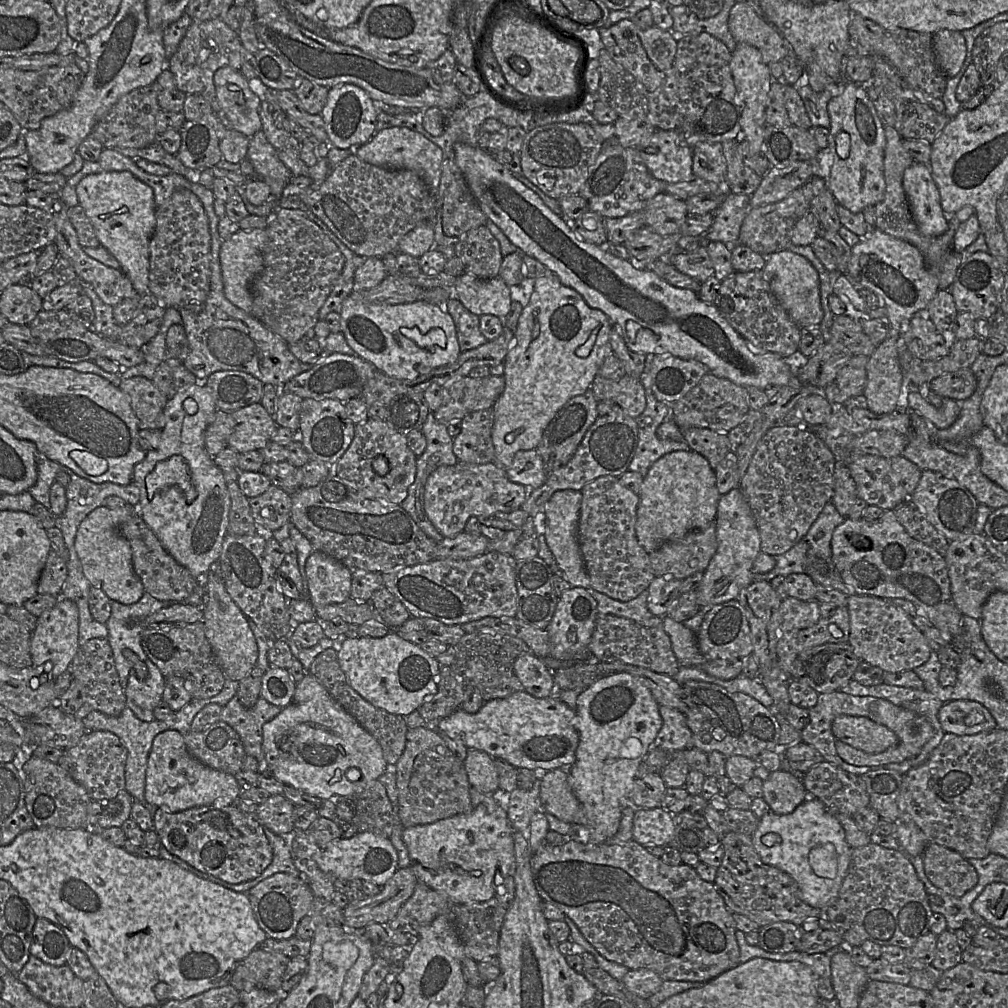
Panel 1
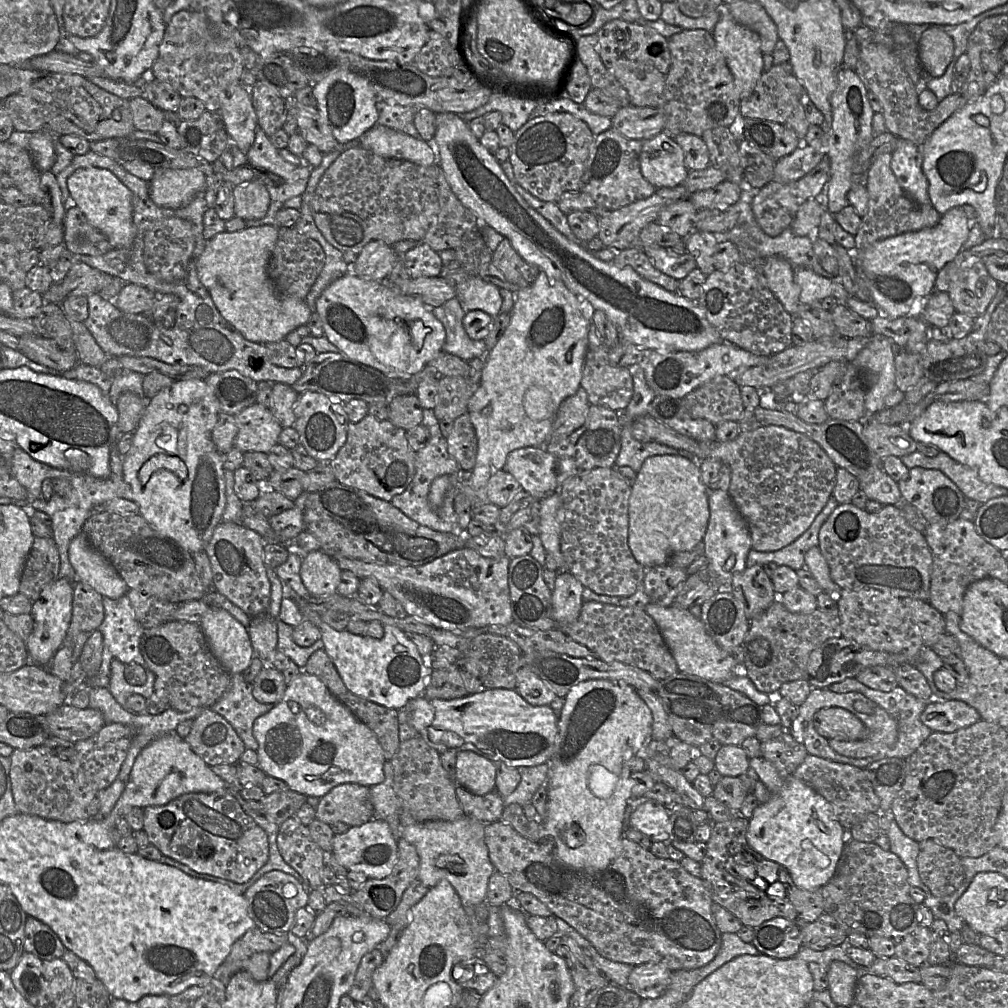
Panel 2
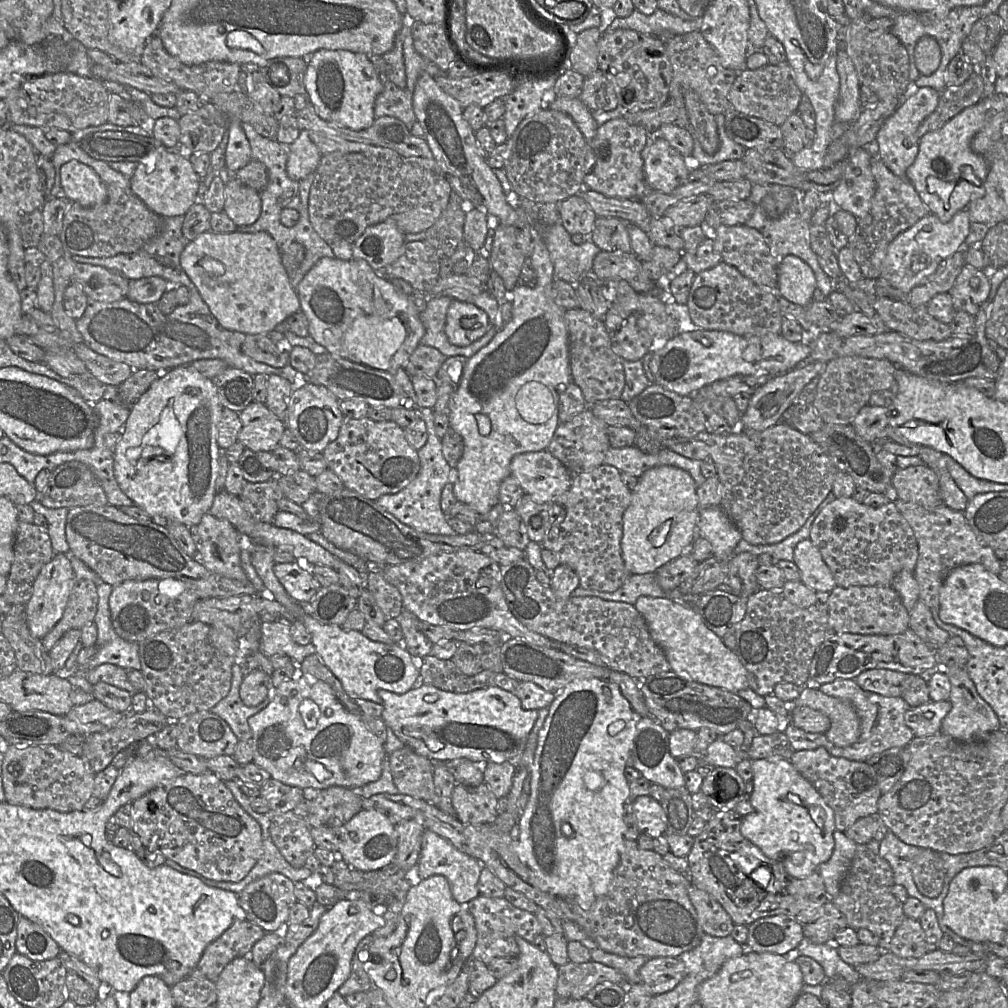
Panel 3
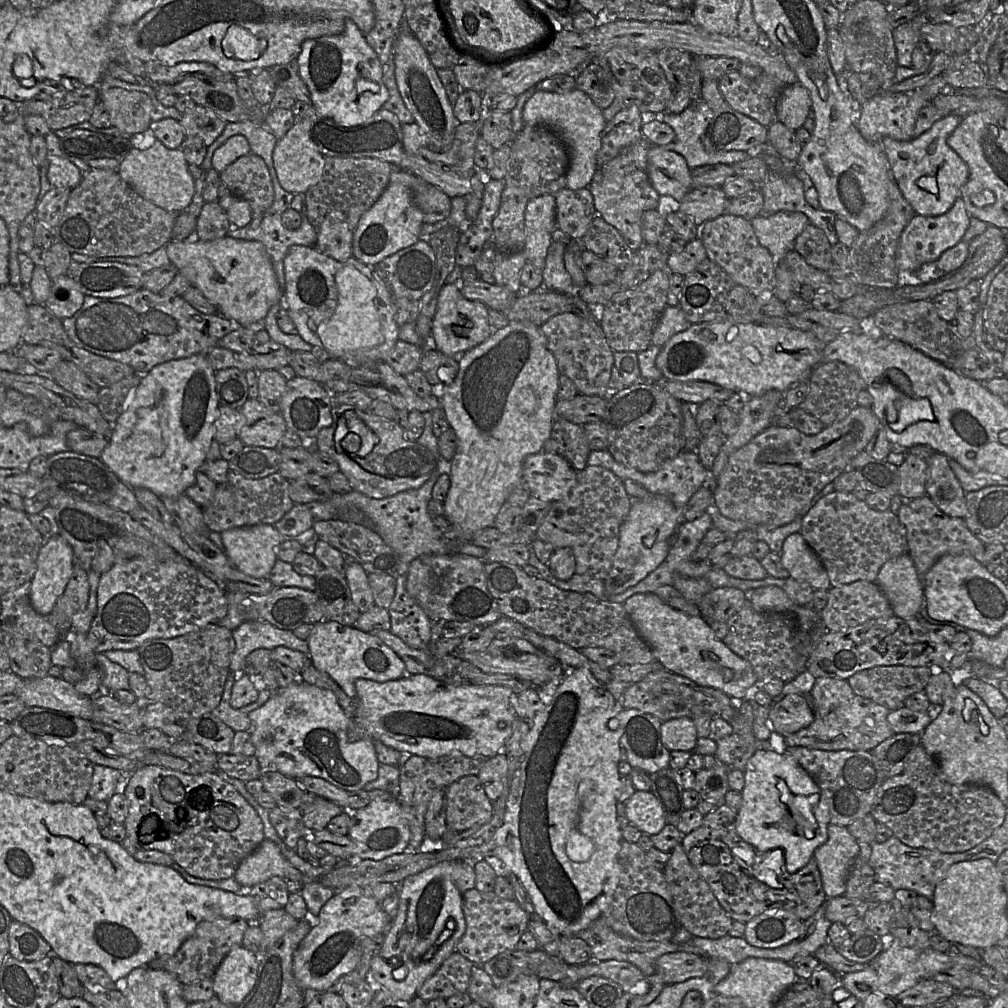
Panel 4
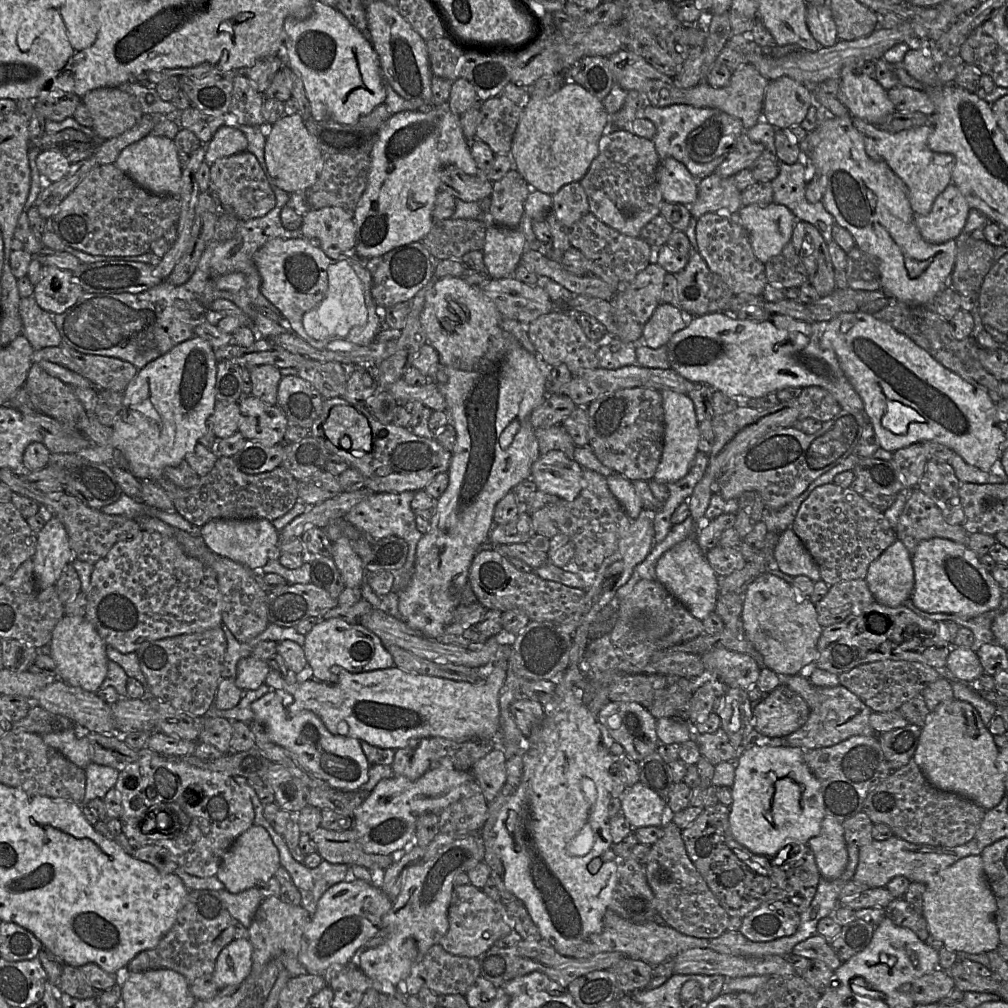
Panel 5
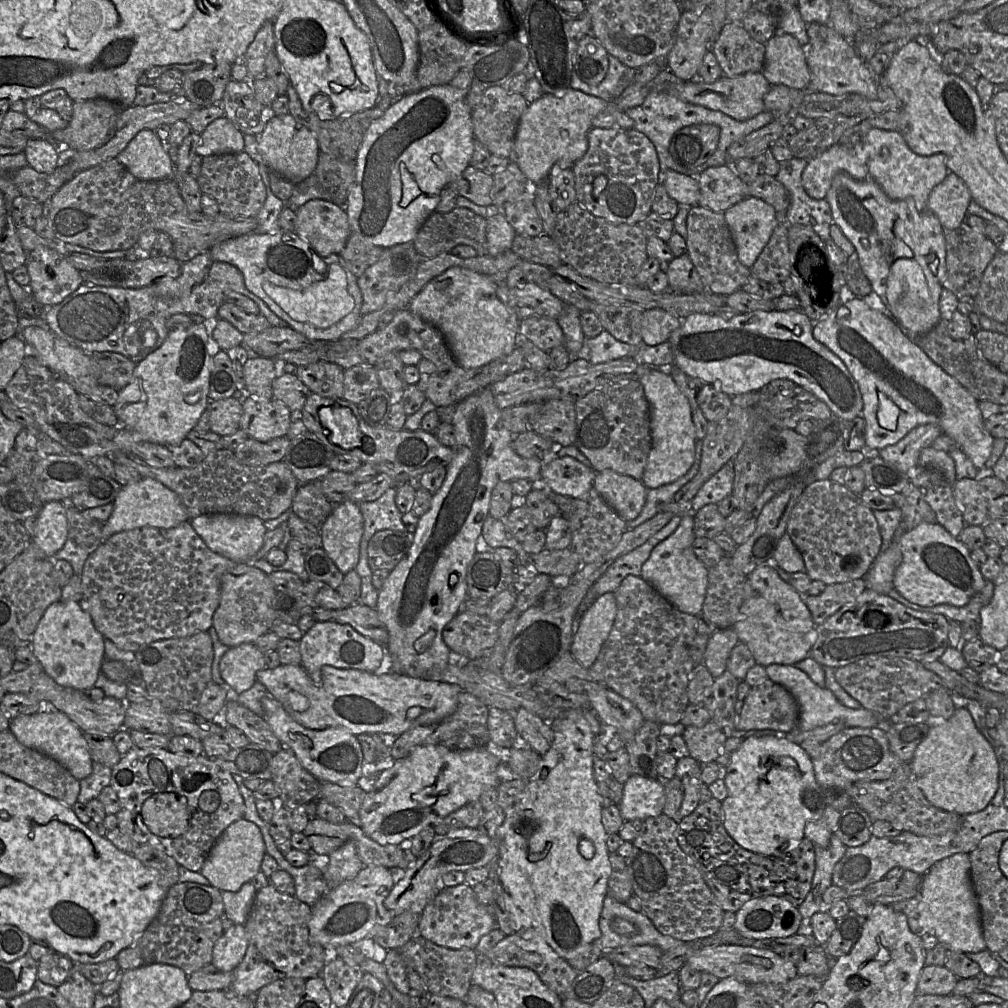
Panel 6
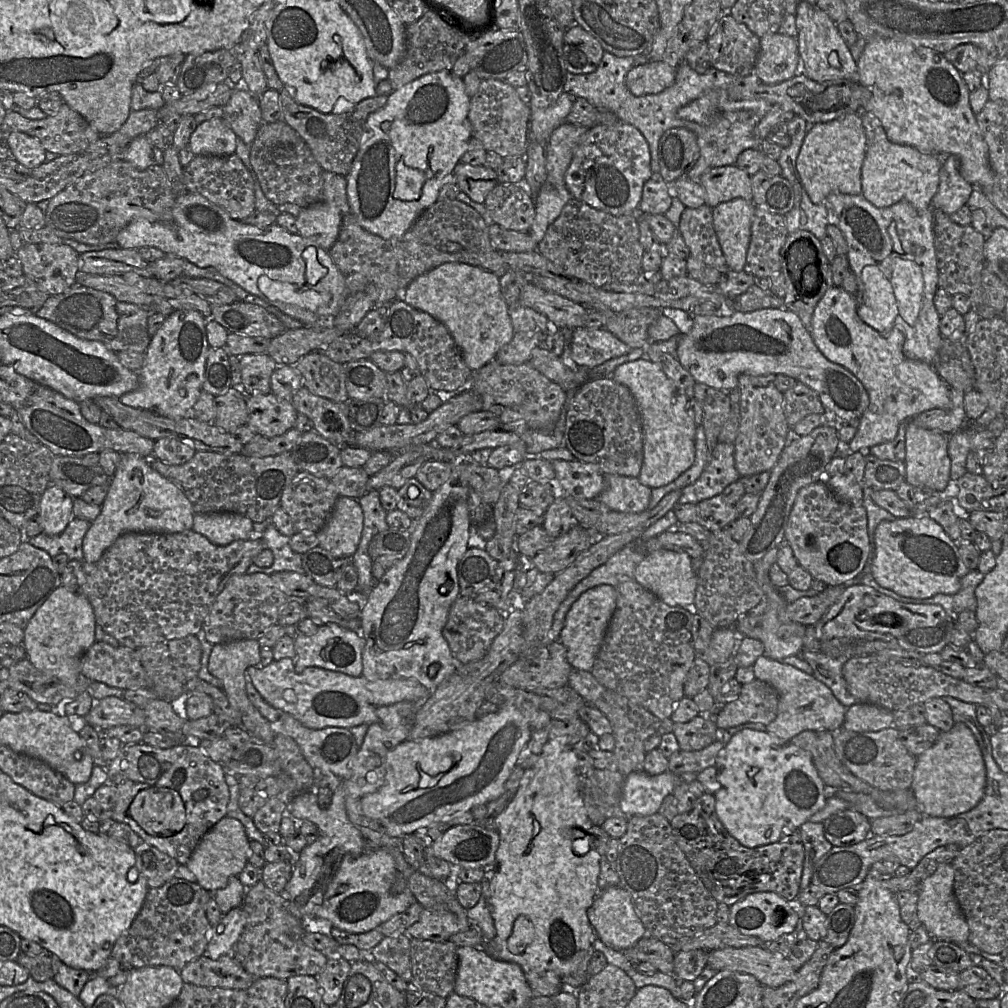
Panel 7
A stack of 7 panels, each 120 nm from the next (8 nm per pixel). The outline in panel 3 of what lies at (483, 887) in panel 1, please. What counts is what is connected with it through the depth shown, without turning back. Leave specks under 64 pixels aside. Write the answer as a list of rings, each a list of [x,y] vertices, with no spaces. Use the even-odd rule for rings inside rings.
[[[425,830],[422,836],[421,852],[417,863],[417,875],[426,879],[433,875],[443,875],[447,878],[453,897],[459,903],[468,903],[480,895],[478,883],[482,863],[457,850],[450,842],[430,830]]]

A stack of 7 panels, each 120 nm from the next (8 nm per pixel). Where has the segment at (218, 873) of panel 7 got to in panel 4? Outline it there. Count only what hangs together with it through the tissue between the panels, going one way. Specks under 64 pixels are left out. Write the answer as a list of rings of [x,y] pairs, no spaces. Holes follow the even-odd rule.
[[[265,838],[237,867],[233,878],[242,887],[251,887],[272,877],[304,883],[304,876],[284,857],[275,842]]]

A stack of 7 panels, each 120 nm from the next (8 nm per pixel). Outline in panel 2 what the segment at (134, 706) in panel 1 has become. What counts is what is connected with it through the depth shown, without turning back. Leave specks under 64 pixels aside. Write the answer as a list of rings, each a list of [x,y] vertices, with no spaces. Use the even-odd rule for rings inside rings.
[[[114,659],[111,662],[108,690],[124,709],[129,710],[127,699],[130,695],[139,694],[145,698],[149,698],[155,692],[155,674],[149,669],[149,667],[144,667],[146,671],[145,683],[143,685],[132,685],[126,681],[124,669],[125,664],[119,660]]]

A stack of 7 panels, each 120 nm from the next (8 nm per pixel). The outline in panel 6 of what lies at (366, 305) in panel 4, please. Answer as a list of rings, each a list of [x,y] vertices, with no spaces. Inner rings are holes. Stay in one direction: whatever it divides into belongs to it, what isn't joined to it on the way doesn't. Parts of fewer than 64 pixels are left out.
[[[284,230],[275,234],[253,232],[229,238],[209,250],[214,260],[237,267],[243,274],[246,288],[261,298],[291,329],[309,340],[338,341],[362,318],[358,278],[346,269],[345,261],[337,254],[321,257],[328,266],[327,272],[317,272],[313,252],[311,245],[296,232]]]

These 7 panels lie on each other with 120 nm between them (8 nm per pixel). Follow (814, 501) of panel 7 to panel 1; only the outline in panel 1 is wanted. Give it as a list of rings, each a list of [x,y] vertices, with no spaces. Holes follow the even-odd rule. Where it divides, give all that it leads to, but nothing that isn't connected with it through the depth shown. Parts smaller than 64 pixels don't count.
[[[886,510],[877,520],[867,521],[863,518],[853,520],[847,517],[843,523],[841,523],[833,532],[831,540],[832,562],[838,569],[845,584],[854,588],[856,594],[874,595],[881,598],[902,598],[909,600],[918,609],[922,609],[925,612],[925,616],[929,619],[932,625],[940,630],[943,638],[952,646],[953,638],[960,637],[964,634],[963,627],[963,614],[955,605],[952,599],[951,582],[948,573],[948,567],[945,558],[938,553],[934,548],[922,543],[921,541],[913,538],[905,529],[905,527],[897,520],[897,517],[893,510]]]

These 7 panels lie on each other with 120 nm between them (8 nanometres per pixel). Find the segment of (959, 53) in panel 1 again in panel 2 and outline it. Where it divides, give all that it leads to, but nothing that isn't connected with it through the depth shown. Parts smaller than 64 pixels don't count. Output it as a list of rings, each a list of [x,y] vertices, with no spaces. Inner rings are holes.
[[[931,27],[922,33],[918,42],[918,58],[923,71],[930,77],[944,74],[953,53],[953,39],[939,27]]]

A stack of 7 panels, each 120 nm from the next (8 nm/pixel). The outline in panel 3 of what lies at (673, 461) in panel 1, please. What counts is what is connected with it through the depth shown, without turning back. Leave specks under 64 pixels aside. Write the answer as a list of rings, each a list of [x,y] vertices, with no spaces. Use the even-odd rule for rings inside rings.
[[[674,466],[653,467],[638,478],[623,514],[620,542],[622,558],[631,575],[654,573],[687,552],[698,537],[700,508],[696,492],[691,475]]]

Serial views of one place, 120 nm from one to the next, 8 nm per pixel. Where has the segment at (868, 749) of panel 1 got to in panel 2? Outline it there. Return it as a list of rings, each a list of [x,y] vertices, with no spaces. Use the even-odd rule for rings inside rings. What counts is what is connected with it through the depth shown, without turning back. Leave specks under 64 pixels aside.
[[[841,707],[818,710],[813,718],[816,731],[827,739],[855,741],[867,737],[864,723],[853,713]]]

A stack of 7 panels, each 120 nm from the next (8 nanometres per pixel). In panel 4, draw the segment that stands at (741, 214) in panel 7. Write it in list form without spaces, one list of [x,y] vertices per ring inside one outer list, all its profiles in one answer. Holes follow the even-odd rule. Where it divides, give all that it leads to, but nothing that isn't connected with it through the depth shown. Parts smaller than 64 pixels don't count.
[[[779,211],[770,216],[758,215],[750,222],[759,243],[767,248],[772,256],[779,258],[788,250],[793,250],[795,239],[809,224],[809,219],[800,212]]]

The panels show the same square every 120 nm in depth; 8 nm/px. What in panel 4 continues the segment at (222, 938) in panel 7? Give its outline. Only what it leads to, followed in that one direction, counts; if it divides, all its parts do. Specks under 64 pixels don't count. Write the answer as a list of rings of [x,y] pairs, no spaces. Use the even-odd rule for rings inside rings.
[[[242,945],[236,946],[222,960],[213,977],[213,990],[218,999],[237,1006],[255,986],[259,957]]]

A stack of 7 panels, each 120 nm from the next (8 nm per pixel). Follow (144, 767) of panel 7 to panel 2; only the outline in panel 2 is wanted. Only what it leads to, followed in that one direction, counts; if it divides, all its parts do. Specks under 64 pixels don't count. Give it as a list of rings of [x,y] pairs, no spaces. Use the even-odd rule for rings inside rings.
[[[228,788],[216,792],[183,794],[161,806],[144,808],[143,830],[163,855],[198,873],[242,884],[265,865],[269,857],[266,832],[248,816]]]

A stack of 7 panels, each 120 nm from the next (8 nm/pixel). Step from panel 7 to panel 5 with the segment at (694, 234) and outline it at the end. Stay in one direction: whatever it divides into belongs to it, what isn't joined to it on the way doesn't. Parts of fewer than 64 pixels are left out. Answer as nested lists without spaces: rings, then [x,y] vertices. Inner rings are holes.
[[[738,212],[707,213],[702,215],[697,219],[696,223],[696,240],[698,252],[706,261],[709,269],[718,274],[735,295],[742,293],[762,295],[764,288],[768,283],[765,274],[765,264],[756,258],[751,246],[749,234],[742,224]]]

